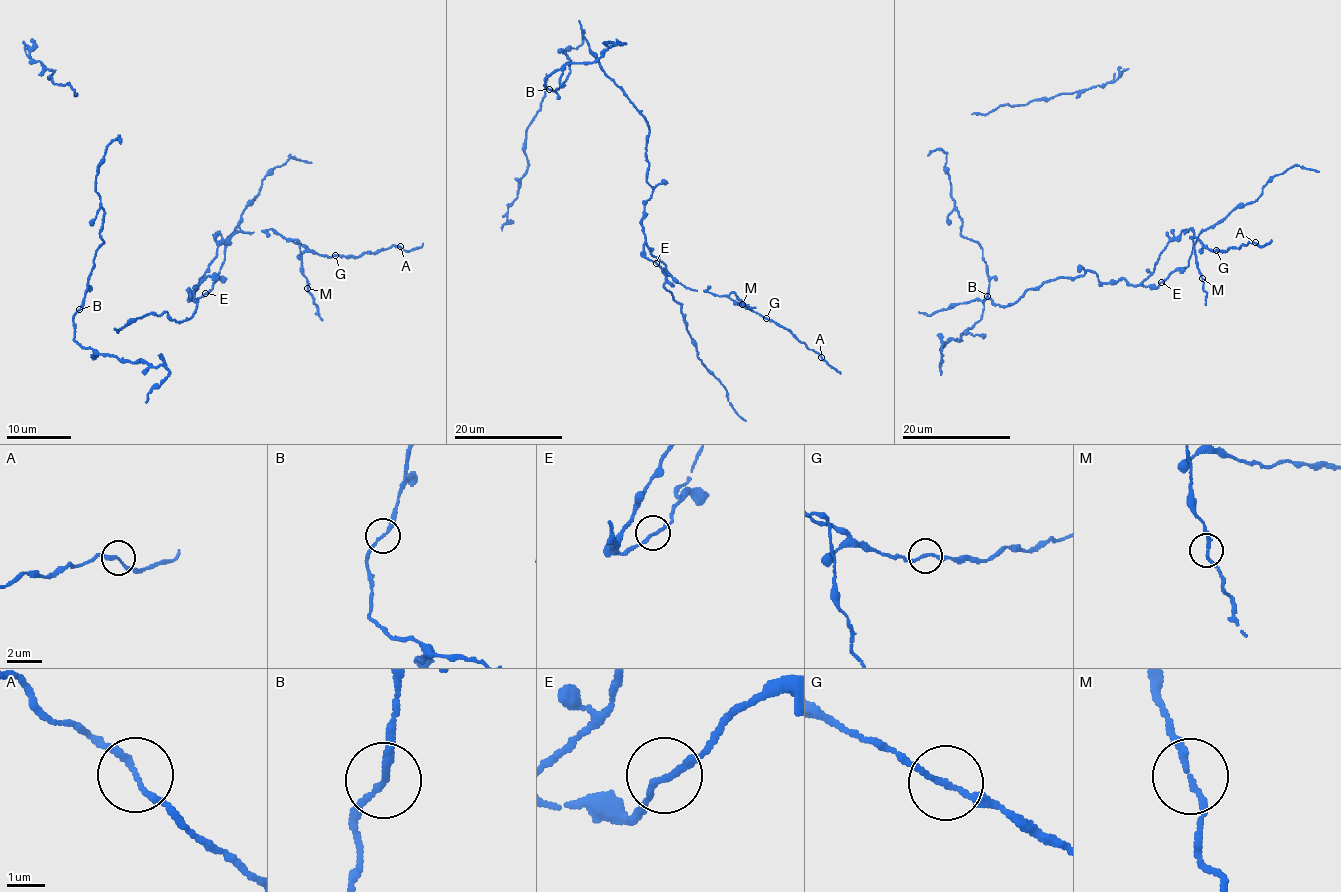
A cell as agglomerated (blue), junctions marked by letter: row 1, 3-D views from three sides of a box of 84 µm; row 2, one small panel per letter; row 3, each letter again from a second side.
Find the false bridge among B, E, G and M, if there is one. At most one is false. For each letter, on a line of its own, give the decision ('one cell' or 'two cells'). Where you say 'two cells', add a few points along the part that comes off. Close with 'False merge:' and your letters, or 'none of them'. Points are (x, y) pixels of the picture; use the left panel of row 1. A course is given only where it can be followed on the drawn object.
B: one cell
E: one cell
G: one cell
M: one cell
False merge: none of them

